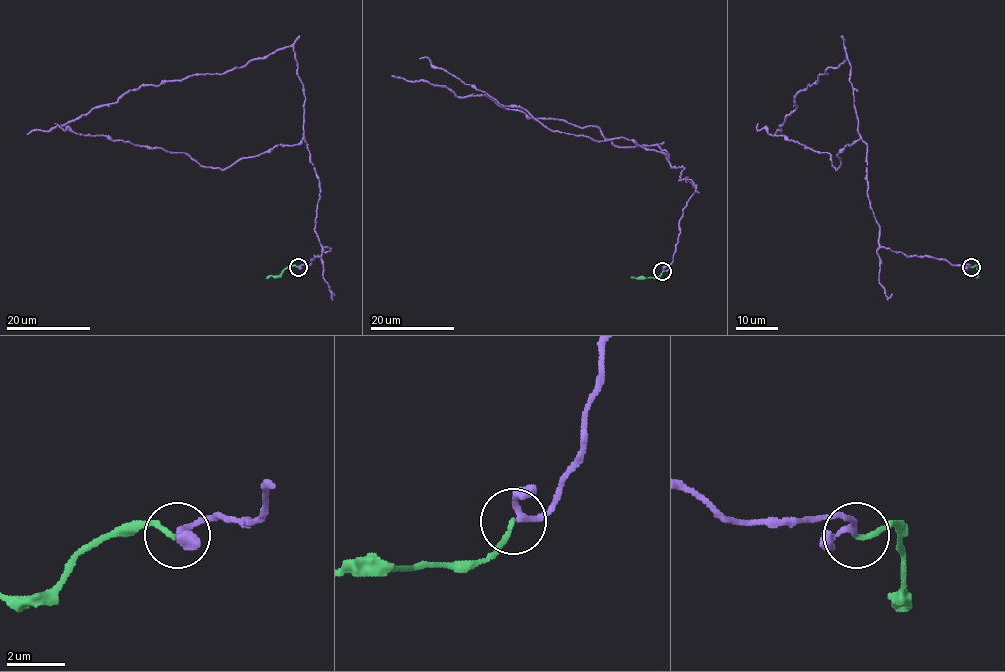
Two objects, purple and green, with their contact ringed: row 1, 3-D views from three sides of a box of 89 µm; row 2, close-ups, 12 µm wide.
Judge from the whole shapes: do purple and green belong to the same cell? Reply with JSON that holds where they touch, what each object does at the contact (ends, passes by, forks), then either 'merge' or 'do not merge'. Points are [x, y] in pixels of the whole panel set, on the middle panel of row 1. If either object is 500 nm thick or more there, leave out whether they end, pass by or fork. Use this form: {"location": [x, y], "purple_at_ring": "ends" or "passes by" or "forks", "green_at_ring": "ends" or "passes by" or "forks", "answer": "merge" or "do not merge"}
{"location": [662, 271], "purple_at_ring": "passes by", "green_at_ring": "ends", "answer": "merge"}

